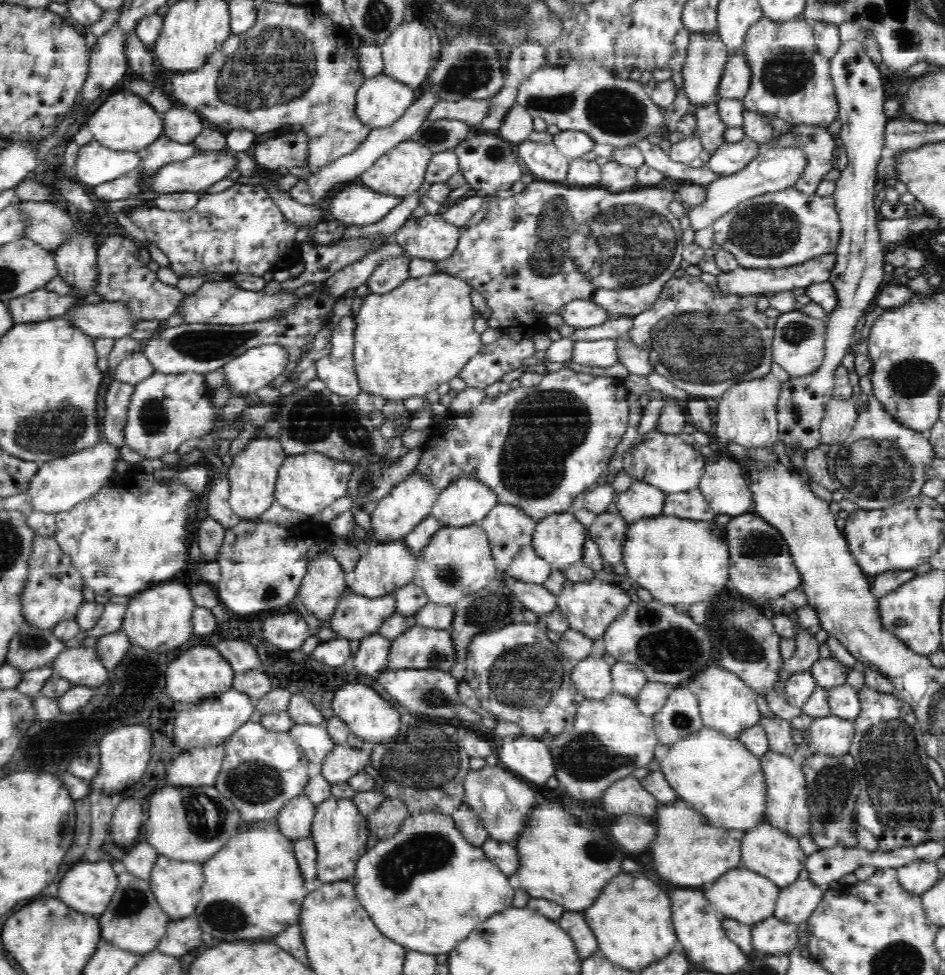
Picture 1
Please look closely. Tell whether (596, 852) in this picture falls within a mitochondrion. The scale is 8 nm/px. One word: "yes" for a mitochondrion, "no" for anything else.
yes

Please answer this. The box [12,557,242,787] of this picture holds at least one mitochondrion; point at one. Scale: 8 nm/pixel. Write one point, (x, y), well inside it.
(32, 641)

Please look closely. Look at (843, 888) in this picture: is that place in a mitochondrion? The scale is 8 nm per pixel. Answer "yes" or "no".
no

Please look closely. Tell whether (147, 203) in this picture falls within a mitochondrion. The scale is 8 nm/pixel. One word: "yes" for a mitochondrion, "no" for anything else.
no

